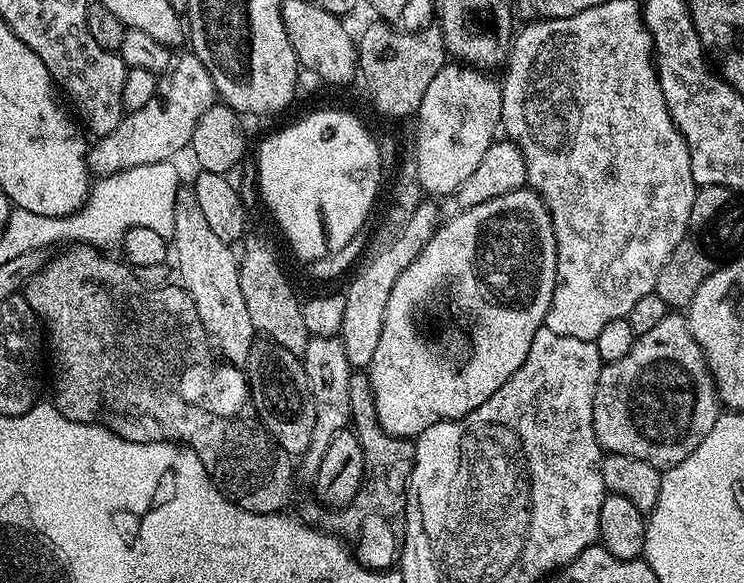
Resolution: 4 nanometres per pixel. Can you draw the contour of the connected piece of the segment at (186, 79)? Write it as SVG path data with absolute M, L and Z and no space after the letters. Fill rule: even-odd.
M184 50L172 61L171 68L159 77L156 96L142 106L142 110L127 113L124 121L110 134L99 137L88 150L88 171L93 177L101 178L115 172L150 163L171 161L192 142L194 126L198 118L206 114L212 104L217 103L216 87L202 62L191 50Z

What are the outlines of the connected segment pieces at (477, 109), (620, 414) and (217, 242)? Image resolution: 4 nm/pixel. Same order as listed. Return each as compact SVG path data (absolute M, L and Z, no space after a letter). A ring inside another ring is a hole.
M459 62L445 63L442 70L430 82L430 87L426 89L426 94L422 97L422 106L415 117L416 139L414 145L418 162L418 182L423 191L429 197L447 198L474 174L478 162L482 162L482 154L494 142L498 129L501 127L500 115L502 114L502 84L495 75L487 71L471 67Z
M666 315L654 330L638 337L626 358L618 358L618 362L601 367L592 413L594 434L605 453L642 458L661 470L682 462L682 458L691 454L698 442L714 430L716 420L722 414L720 396L716 393L716 383L712 380L704 351L690 334L688 321L683 315Z
M184 186L181 187L180 191L176 193L176 213L174 214L174 260L176 256L176 268L180 271L179 283L188 291L190 298L194 302L194 306L198 310L198 318L202 318L202 326L208 331L208 339L214 345L215 351L220 352L225 361L229 364L234 364L237 366L247 365L248 359L250 358L250 350L252 349L252 344L256 339L258 339L258 333L254 322L250 318L250 314L246 310L246 298L242 296L242 282L240 281L240 261L238 259L237 253L232 253L233 249L226 242L222 242L222 238L218 238L218 234L214 234L214 230L210 230L210 225L207 224L206 218L202 215L202 210L198 210L198 198L192 192L191 187Z

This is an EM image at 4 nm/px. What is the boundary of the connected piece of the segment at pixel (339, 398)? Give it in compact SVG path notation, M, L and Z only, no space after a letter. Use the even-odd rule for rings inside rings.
M313 336L308 341L306 350L302 353L304 361L304 369L308 375L310 382L310 394L314 394L314 434L310 438L310 446L304 451L304 455L299 457L298 472L308 478L315 478L318 470L322 466L322 458L326 458L326 450L330 450L330 446L334 442L334 438L338 433L345 431L349 427L352 419L352 399L350 398L350 378L353 374L352 363L346 356L341 341L334 336Z

